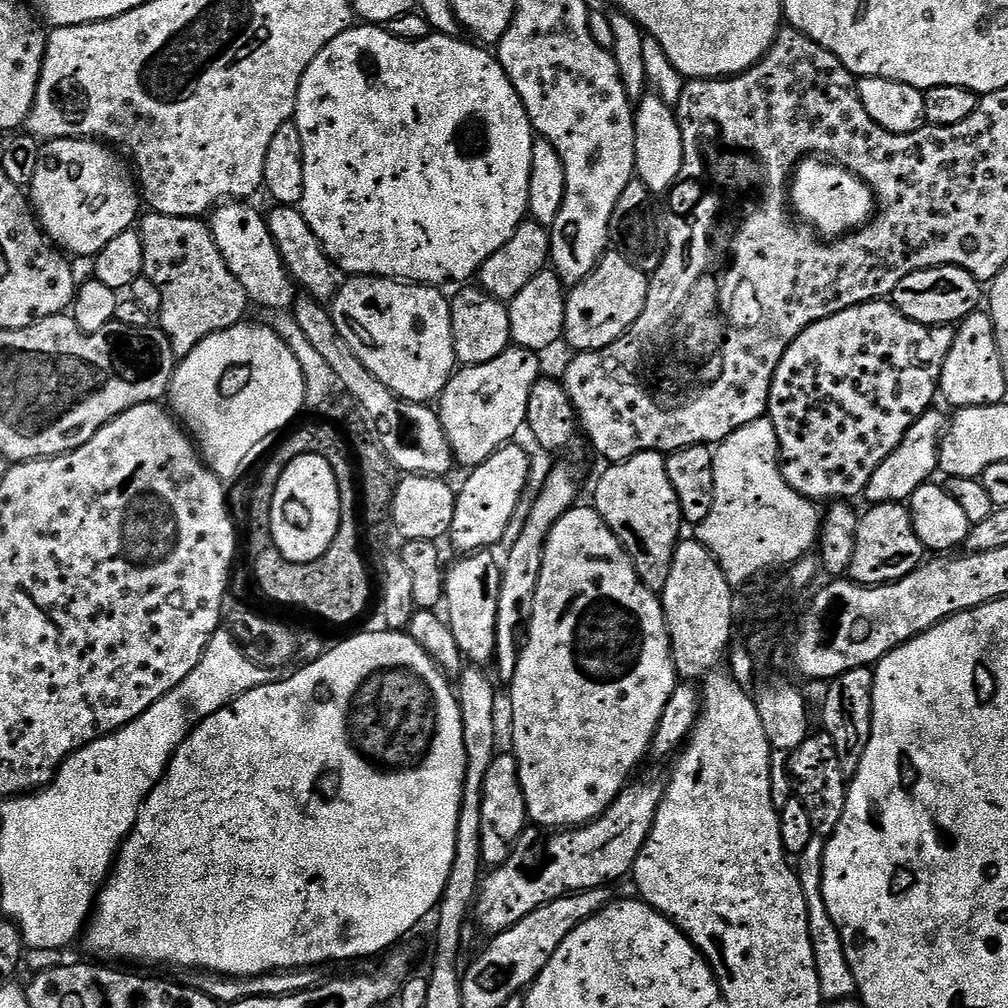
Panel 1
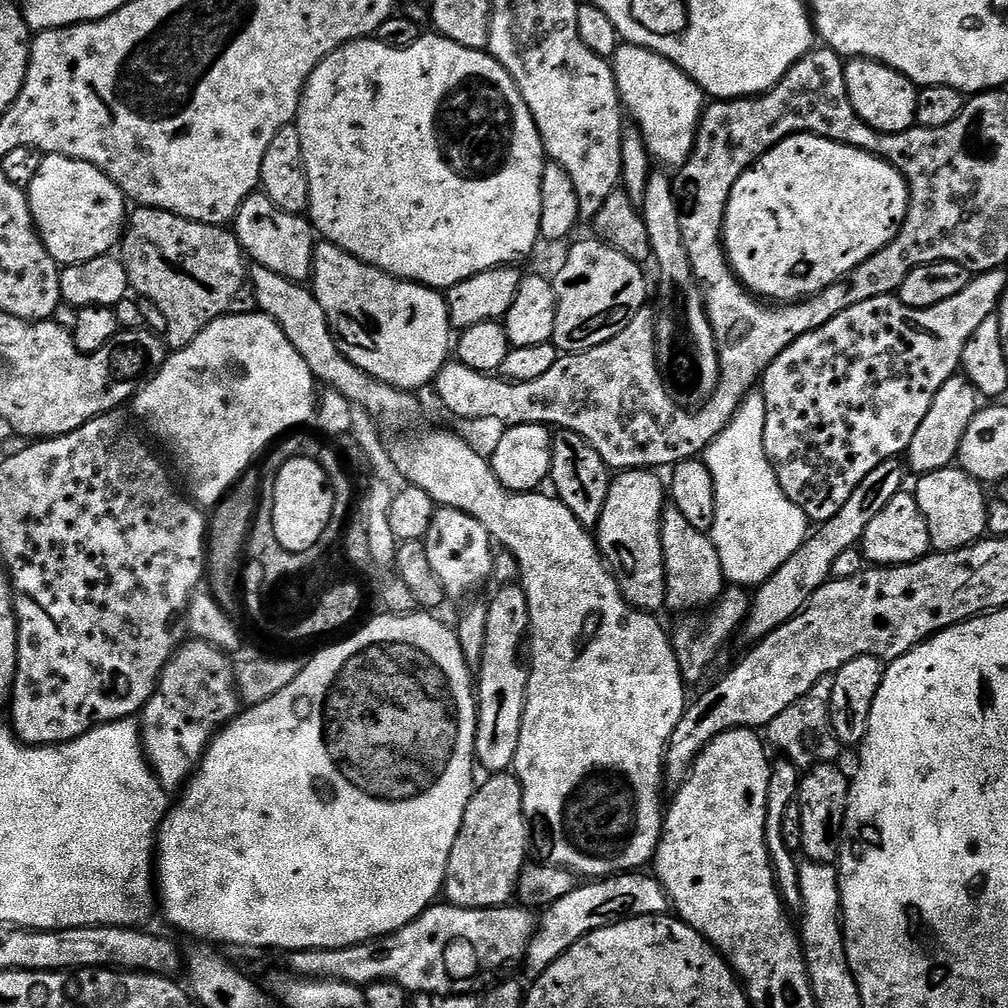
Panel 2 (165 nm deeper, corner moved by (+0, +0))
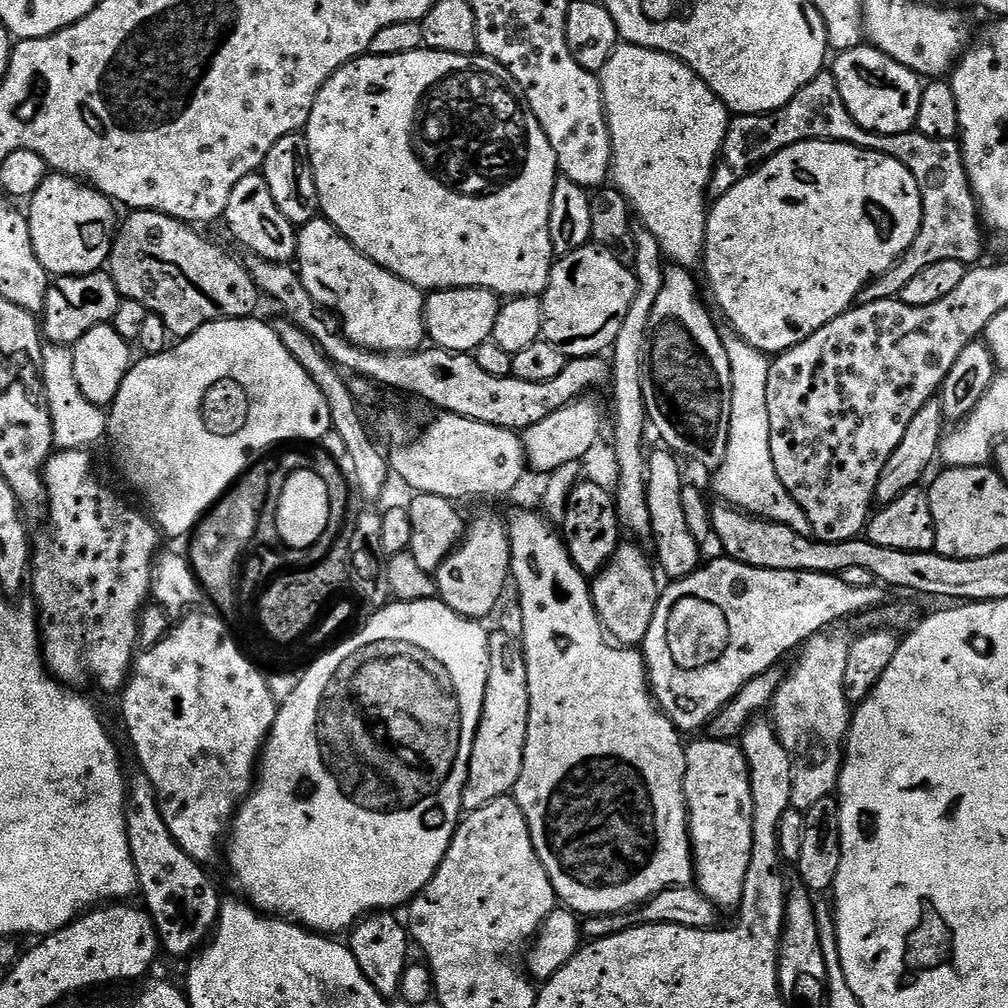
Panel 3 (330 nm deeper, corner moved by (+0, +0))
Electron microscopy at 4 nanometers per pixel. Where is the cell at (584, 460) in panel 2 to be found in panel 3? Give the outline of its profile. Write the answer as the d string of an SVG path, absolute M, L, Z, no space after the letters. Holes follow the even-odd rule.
M585 478L575 484L568 495L562 526L564 543L574 566L578 566L578 570L589 578L595 577L612 561L612 555L622 543L622 525L613 493Z

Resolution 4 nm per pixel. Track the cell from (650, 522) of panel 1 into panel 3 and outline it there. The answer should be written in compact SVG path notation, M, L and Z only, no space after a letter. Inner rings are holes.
M621 543L612 555L612 561L591 581L592 601L600 625L617 645L643 645L650 622L654 622L654 610L658 610L662 584L656 581L658 572L653 561L649 557L648 560L638 545Z

